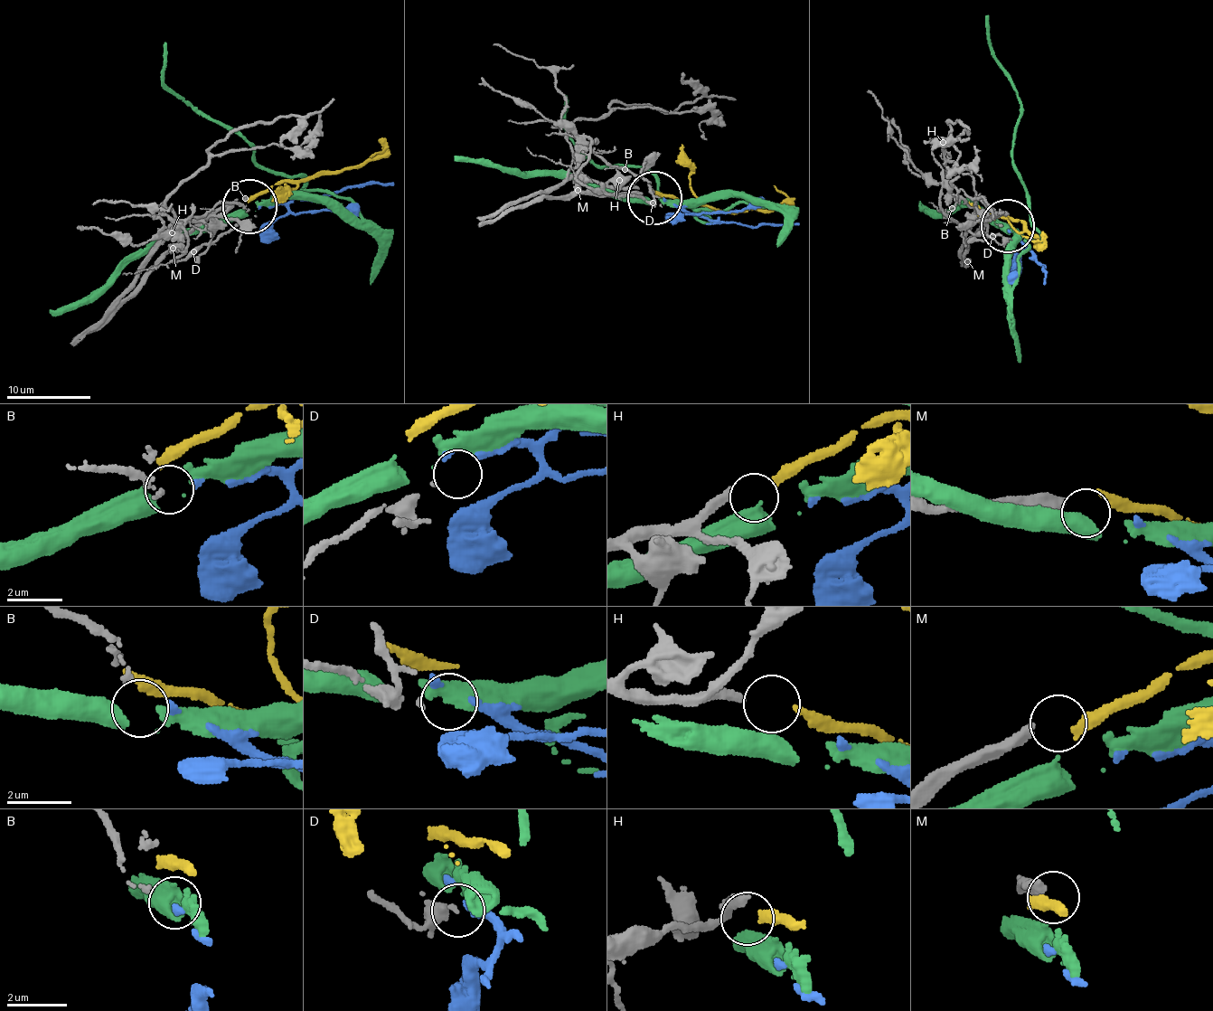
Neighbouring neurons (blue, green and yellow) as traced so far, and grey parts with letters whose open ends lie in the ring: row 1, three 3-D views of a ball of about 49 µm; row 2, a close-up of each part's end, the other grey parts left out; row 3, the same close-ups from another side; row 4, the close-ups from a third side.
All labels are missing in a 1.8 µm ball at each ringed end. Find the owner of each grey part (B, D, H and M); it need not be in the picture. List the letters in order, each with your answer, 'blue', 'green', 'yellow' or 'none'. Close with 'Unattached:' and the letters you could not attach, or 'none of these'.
B: none
D: none
H: yellow
M: none
Unattached: B, D, M

